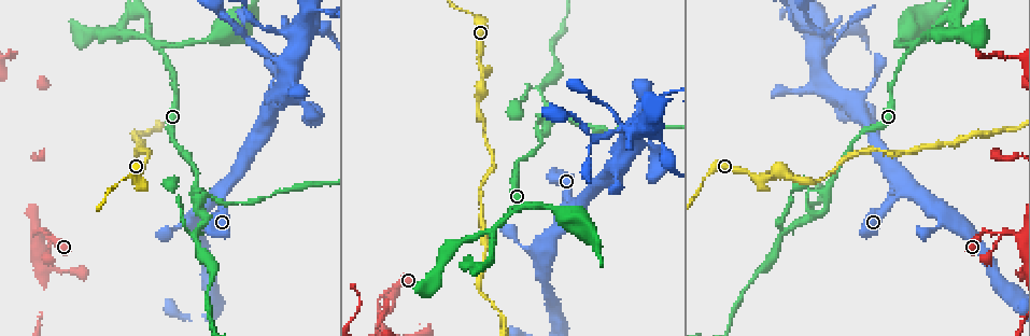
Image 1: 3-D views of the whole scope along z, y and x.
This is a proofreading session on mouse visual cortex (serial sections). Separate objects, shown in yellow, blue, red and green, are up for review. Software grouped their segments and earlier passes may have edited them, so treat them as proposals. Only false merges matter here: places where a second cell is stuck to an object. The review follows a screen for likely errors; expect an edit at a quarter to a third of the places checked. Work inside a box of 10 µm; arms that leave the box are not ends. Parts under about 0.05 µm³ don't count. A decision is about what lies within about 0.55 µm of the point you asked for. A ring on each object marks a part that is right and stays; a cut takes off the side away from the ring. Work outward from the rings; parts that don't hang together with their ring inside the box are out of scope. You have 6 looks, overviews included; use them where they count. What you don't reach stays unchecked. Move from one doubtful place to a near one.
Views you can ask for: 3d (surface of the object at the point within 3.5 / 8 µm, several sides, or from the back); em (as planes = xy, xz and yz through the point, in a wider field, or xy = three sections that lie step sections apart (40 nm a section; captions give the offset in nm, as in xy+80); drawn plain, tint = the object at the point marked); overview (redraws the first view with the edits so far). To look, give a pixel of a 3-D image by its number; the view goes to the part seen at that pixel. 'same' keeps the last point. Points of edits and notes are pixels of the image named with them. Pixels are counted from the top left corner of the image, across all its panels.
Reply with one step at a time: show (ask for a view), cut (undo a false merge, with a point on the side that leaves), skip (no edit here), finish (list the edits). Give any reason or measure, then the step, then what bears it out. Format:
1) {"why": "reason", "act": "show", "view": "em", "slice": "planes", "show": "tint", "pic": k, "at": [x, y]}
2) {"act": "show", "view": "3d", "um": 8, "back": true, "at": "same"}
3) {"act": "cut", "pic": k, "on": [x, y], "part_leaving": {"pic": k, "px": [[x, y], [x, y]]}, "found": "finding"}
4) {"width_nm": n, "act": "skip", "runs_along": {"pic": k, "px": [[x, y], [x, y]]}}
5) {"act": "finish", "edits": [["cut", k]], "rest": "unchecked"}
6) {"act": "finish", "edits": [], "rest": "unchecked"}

{"why": "thin neck", "act": "show", "view": "3d", "um": 3.5, "pic": 1, "at": [828, 190]}

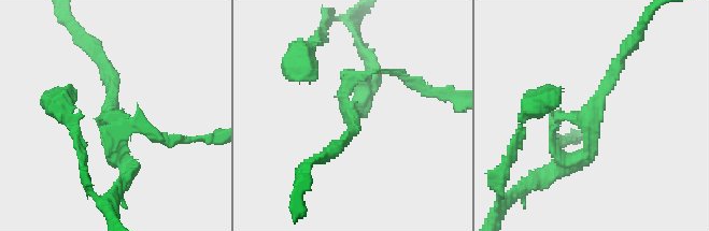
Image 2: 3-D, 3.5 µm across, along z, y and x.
{"arms": 3, "arm_widths_nm": [150, 150, 250], "act": "show", "view": "em", "slice": "xy", "step": 3, "show": "tint", "pic": 2, "at": [591, 112]}

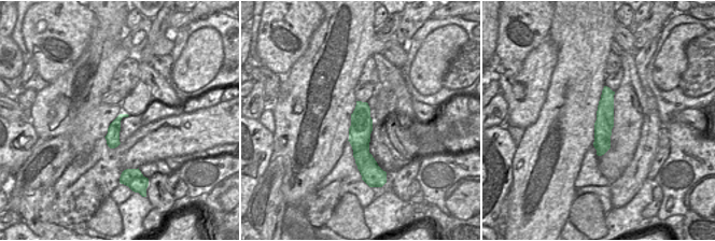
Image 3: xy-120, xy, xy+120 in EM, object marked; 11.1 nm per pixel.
{"act": "cut", "pic": 2, "on": [137, 119], "part_leaving": {"pic": 2, "px": [[102, 116], [169, 142], [188, 139]]}, "found": "a second cell is stuck on"}

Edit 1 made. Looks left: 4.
{"why": "a narrow waist", "act": "show", "view": "3d", "um": 3.5, "pic": 1, "at": [770, 173]}

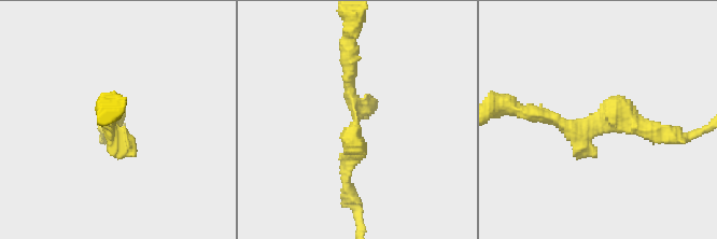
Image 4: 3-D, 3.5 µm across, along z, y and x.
{"act": "show", "view": "em", "slice": "xy", "step": 2, "show": "tint", "pic": 4, "at": [352, 123]}

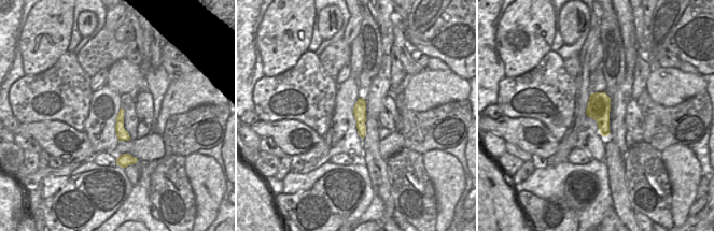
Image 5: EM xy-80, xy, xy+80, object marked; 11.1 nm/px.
{"act": "skip", "runs_along": {"pic": 4, "px": [[538, 115], [664, 135]]}, "found": "one cell here"}

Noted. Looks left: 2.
{"act": "finish", "edits": [["cut", 2]], "rest": "unchecked"}

